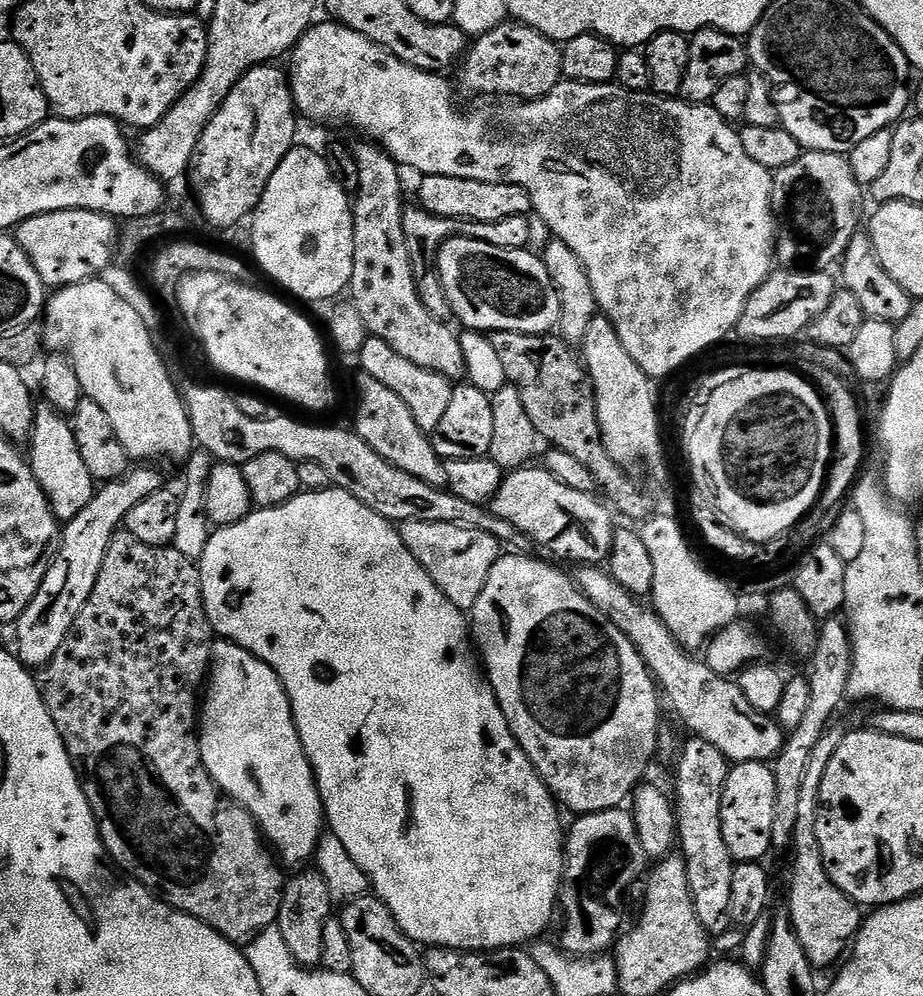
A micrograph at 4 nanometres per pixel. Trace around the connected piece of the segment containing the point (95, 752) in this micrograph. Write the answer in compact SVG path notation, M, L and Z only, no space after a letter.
M121 530L114 534L106 550L102 570L98 570L98 582L94 582L94 590L86 606L82 606L82 614L74 618L74 626L70 626L70 634L66 634L62 646L58 648L58 654L54 654L54 658L45 668L39 669L36 684L40 688L42 702L46 702L46 710L50 710L50 718L54 718L58 726L58 734L62 734L62 742L70 754L73 766L76 767L92 813L96 815L100 837L113 865L117 869L125 868L128 871L125 873L131 879L140 881L179 912L185 912L202 923L209 924L231 944L247 946L254 938L258 938L258 934L275 925L282 906L286 876L280 873L281 865L270 851L260 827L256 825L256 819L242 805L221 792L202 762L198 735L198 705L201 703L202 689L210 671L213 647L214 633L202 598L199 567L190 558L183 556L175 546L146 546L146 542L138 542L134 534Z

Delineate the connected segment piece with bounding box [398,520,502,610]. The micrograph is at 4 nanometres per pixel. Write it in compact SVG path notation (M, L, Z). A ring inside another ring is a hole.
M405 520L398 531L410 554L414 554L426 574L434 578L438 590L442 590L442 594L446 594L454 606L471 610L478 602L478 594L482 594L486 586L486 578L490 578L494 562L502 555L500 541L482 530L462 530L462 526L438 522Z

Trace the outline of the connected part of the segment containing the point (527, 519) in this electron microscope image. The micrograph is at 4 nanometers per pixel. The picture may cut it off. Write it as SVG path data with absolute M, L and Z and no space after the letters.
M542 466L534 467L520 467L505 475L498 494L492 499L491 512L510 522L521 537L529 536L536 544L552 544L553 554L564 560L577 560L575 563L580 566L603 565L612 555L616 533L613 513L599 499L596 501L595 495L570 490L570 486L558 482Z

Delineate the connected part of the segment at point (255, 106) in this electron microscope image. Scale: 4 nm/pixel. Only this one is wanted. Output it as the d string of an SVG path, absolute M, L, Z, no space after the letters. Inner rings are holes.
M275 63L259 64L246 74L230 90L220 109L210 118L206 130L196 147L196 158L192 162L190 177L200 212L216 228L232 228L249 219L259 205L263 191L270 182L271 175L282 165L282 160L297 143L296 120L298 113L292 97L292 85L287 71Z

